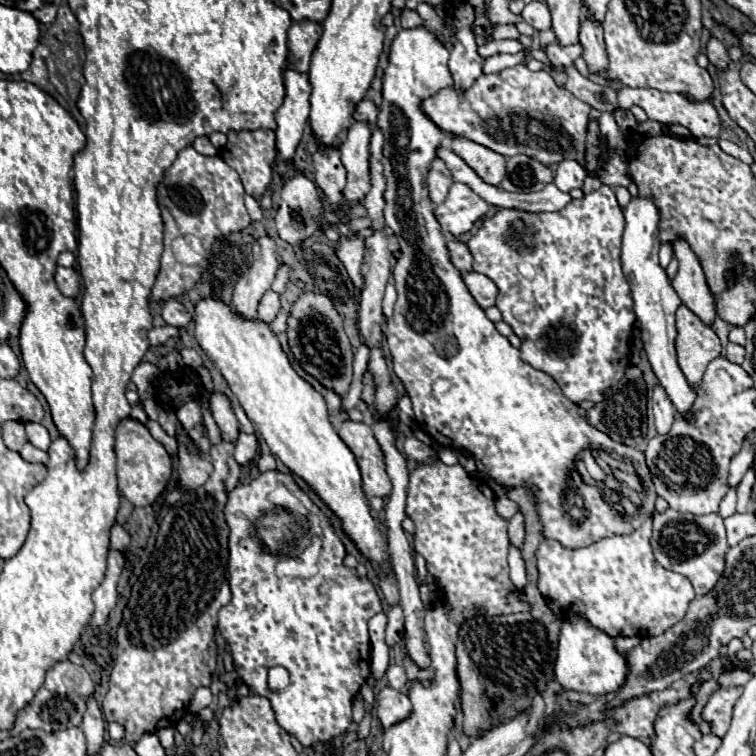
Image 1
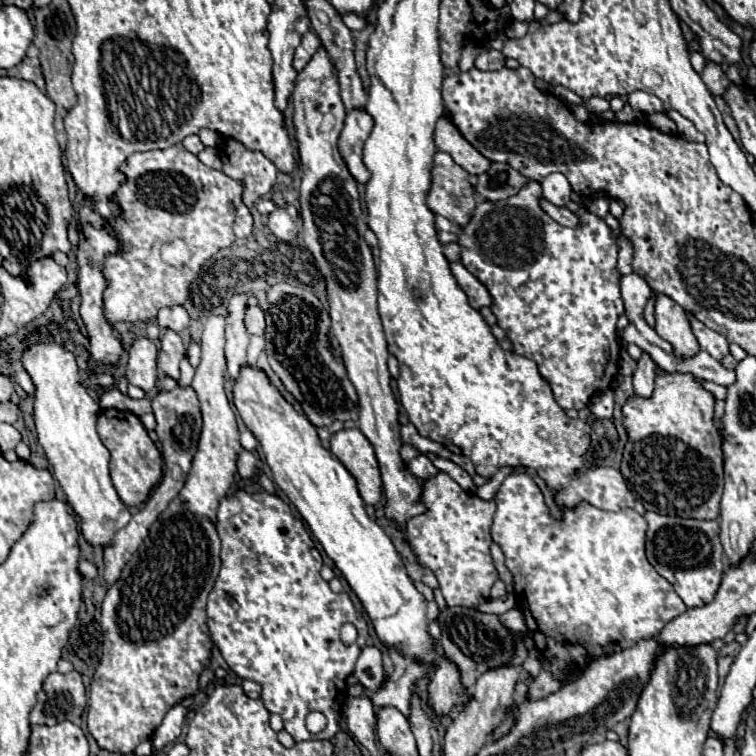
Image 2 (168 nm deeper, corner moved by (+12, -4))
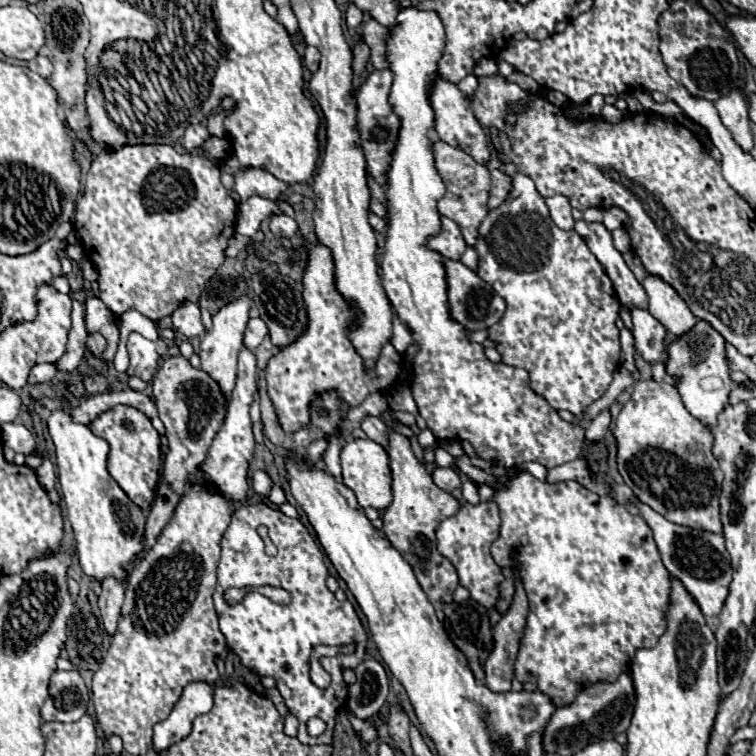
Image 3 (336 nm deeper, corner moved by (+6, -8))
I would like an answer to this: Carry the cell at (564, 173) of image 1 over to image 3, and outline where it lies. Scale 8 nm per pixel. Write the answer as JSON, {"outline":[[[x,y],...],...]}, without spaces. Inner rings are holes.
{"outline":[[[560,194],[552,196],[552,198],[546,198],[546,206],[550,210],[550,218],[554,220],[554,224],[558,228],[562,228],[562,230],[572,230],[574,228],[572,206],[570,206],[568,198],[562,198]]]}

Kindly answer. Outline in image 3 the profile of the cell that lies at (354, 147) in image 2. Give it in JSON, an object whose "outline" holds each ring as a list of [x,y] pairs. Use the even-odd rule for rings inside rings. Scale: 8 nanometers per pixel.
{"outline":[[[384,68],[384,70],[374,70],[366,82],[362,84],[362,90],[358,92],[358,126],[360,126],[360,142],[362,142],[362,150],[364,150],[364,158],[366,158],[366,168],[374,178],[380,178],[382,174],[386,174],[396,142],[398,142],[398,132],[400,132],[400,116],[392,110],[390,102],[388,102],[388,94],[390,94],[390,86],[392,86],[392,70]]]}

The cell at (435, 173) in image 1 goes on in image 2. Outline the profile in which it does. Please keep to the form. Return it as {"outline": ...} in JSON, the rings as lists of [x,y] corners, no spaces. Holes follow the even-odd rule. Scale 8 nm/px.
{"outline":[[[448,154],[434,156],[432,186],[426,194],[426,204],[434,214],[452,218],[458,226],[466,226],[476,208],[472,180]]]}

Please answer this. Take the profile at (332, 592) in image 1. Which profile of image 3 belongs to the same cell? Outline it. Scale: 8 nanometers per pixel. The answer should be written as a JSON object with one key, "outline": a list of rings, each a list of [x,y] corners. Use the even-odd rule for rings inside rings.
{"outline":[[[250,504],[250,506],[240,506],[234,514],[232,514],[232,524],[228,526],[222,542],[222,556],[220,556],[220,564],[218,564],[218,588],[214,592],[214,606],[216,606],[216,614],[220,620],[220,630],[226,636],[226,644],[240,656],[242,664],[252,668],[254,672],[258,672],[260,676],[272,676],[276,680],[276,688],[282,694],[288,710],[300,720],[300,728],[298,728],[298,740],[304,744],[332,744],[332,730],[334,730],[334,716],[338,712],[338,708],[344,704],[346,700],[346,682],[342,678],[342,668],[356,668],[358,662],[362,662],[364,652],[366,652],[366,630],[354,610],[354,606],[350,602],[338,602],[334,598],[334,594],[326,588],[326,576],[328,576],[328,568],[324,564],[324,554],[320,552],[320,548],[316,546],[314,538],[310,536],[310,532],[306,530],[306,526],[300,520],[288,518],[284,516],[280,510],[270,508],[266,504]],[[258,526],[266,526],[268,528],[268,538],[274,542],[274,546],[278,548],[276,556],[266,556],[264,552],[264,540],[258,534]],[[250,584],[254,586],[262,586],[262,584],[274,584],[280,588],[286,588],[292,594],[292,602],[288,606],[278,606],[272,600],[268,600],[266,596],[258,594],[258,592],[248,592],[240,602],[236,604],[228,604],[224,600],[224,592],[228,588],[250,588]],[[316,644],[324,644],[324,646],[342,646],[342,644],[356,644],[356,650],[352,654],[338,654],[334,658],[320,658],[324,670],[332,676],[332,684],[328,688],[318,688],[312,684],[308,670],[310,670],[310,652]],[[310,718],[322,718],[326,722],[326,730],[322,736],[314,738],[306,732],[306,722]]]}

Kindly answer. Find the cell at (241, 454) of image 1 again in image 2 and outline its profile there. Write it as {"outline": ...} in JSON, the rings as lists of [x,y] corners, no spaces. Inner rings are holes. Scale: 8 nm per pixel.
{"outline":[[[242,450],[242,452],[238,454],[236,466],[238,466],[238,474],[240,474],[242,478],[250,478],[250,476],[256,472],[258,460],[256,460],[256,456],[254,456],[252,452],[248,452],[248,450]]]}

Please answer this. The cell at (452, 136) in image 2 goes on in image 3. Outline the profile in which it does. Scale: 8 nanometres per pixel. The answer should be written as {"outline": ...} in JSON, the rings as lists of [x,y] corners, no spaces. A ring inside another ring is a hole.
{"outline":[[[436,78],[430,84],[430,104],[434,108],[436,132],[440,134],[440,140],[444,140],[450,146],[460,146],[472,158],[478,158],[478,162],[488,162],[490,150],[488,150],[488,144],[486,144],[486,134],[484,134],[480,122],[474,118],[470,102],[458,90],[458,86],[452,84],[452,82],[448,82],[448,80],[444,80],[444,78]]]}

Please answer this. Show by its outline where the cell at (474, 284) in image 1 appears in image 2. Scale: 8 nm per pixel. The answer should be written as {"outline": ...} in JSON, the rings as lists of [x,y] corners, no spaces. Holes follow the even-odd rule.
{"outline":[[[460,262],[450,264],[450,270],[452,270],[456,282],[460,284],[460,288],[466,292],[468,302],[470,302],[470,306],[472,306],[474,310],[480,310],[480,308],[492,304],[492,298],[490,298],[486,286],[484,286],[478,278],[474,278]]]}

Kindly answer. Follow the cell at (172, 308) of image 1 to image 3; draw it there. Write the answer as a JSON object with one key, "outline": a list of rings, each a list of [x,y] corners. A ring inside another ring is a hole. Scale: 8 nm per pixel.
{"outline":[[[184,302],[172,312],[174,330],[186,338],[200,338],[206,330],[200,320],[200,308],[194,302]]]}

